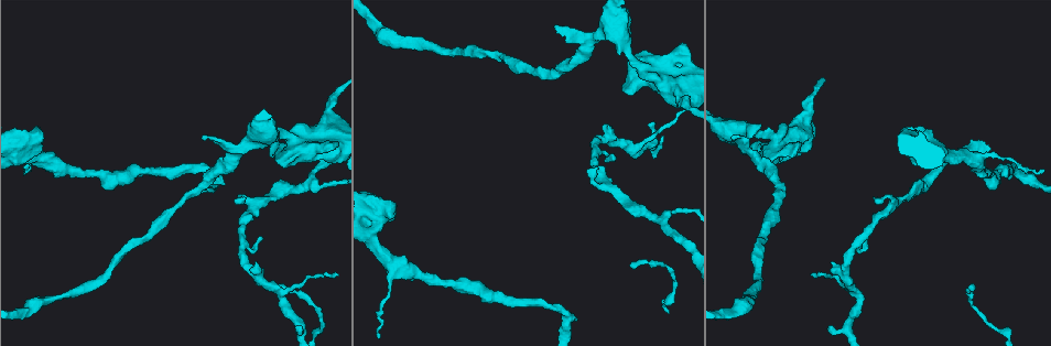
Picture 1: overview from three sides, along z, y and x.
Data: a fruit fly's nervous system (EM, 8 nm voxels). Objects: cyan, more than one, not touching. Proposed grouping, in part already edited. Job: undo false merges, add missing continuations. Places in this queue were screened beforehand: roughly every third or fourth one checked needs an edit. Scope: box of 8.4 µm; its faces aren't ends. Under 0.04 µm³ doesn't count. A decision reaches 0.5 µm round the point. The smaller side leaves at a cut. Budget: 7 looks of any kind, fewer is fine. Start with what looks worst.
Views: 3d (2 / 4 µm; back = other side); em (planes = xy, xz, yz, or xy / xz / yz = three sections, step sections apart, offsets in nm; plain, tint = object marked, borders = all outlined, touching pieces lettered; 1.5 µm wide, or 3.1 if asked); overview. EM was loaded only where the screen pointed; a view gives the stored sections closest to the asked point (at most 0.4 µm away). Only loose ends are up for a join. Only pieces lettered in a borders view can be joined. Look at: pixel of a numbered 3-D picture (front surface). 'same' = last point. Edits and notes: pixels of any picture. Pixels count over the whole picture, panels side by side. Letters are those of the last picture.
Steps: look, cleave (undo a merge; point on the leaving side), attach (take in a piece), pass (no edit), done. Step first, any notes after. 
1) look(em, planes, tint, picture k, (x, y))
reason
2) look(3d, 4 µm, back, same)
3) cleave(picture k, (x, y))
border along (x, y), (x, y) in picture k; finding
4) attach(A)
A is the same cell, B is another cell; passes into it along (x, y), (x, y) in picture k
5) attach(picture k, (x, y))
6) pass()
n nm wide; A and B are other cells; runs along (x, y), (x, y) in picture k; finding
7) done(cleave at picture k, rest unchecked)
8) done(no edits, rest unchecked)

look(em, planes, borders, picture 1, (731, 138))
branch stops here

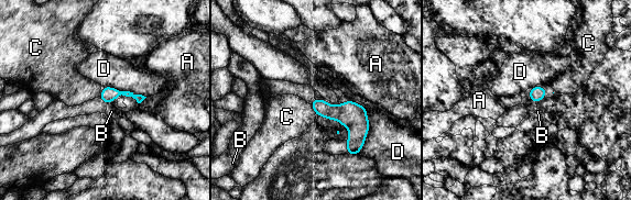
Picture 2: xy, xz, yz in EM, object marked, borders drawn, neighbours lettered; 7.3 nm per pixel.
attach(C)
110 nm wide; C is the same cell, A, B and D are other cells; the neuron continues

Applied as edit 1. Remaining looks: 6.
look(overview)
redraw

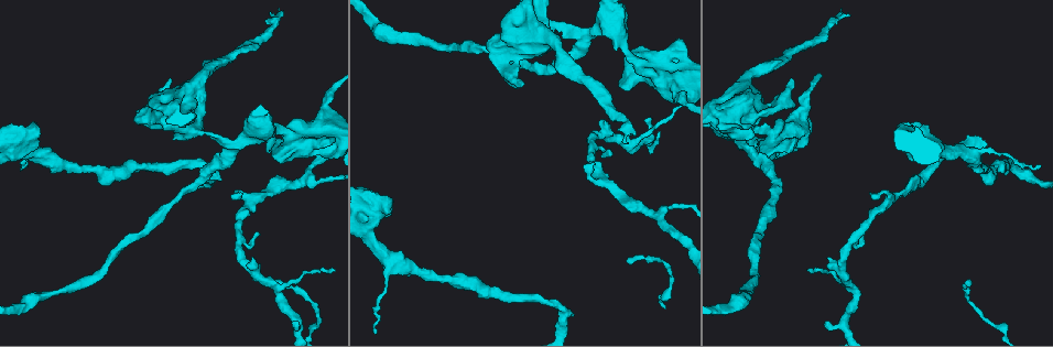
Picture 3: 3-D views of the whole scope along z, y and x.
look(em, xy, step 8, tint, picture 3, (171, 78))
branch stops here

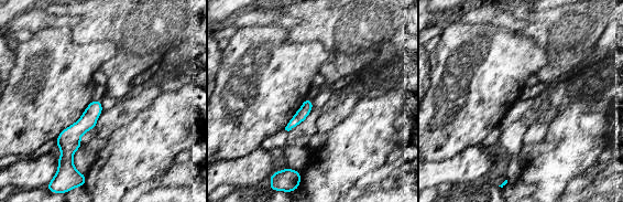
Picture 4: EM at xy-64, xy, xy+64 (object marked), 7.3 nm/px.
look(em, planes, tint, same)

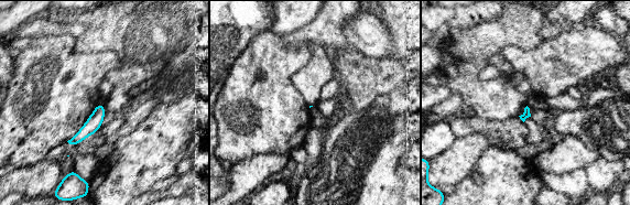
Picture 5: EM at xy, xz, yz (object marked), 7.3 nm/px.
look(em, planes, borders, same)

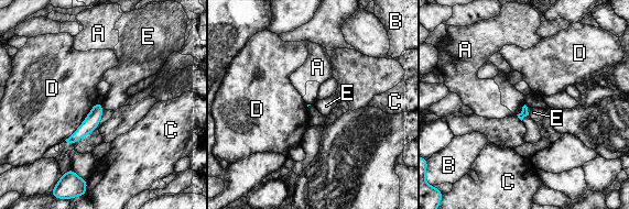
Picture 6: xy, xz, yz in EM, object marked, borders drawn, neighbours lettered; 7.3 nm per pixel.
pass()
A, B, C, D and E are other cells; border along (527, 107), (529, 114) in picture 6; no lettered piece goes on from it

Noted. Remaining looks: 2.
look(em, planes, borders, picture 3, (642, 67))

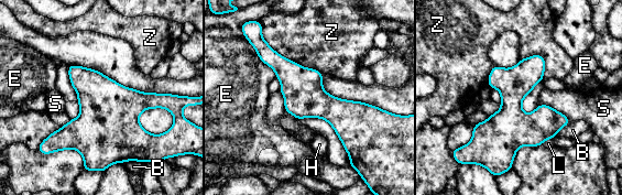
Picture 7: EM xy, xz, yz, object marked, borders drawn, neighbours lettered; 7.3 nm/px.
pass()
Z touches over 500 nm; B, E, H, L, S and Z are other cells; all the same neuron

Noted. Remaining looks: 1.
done(attach at picture 2, rest unchecked)

